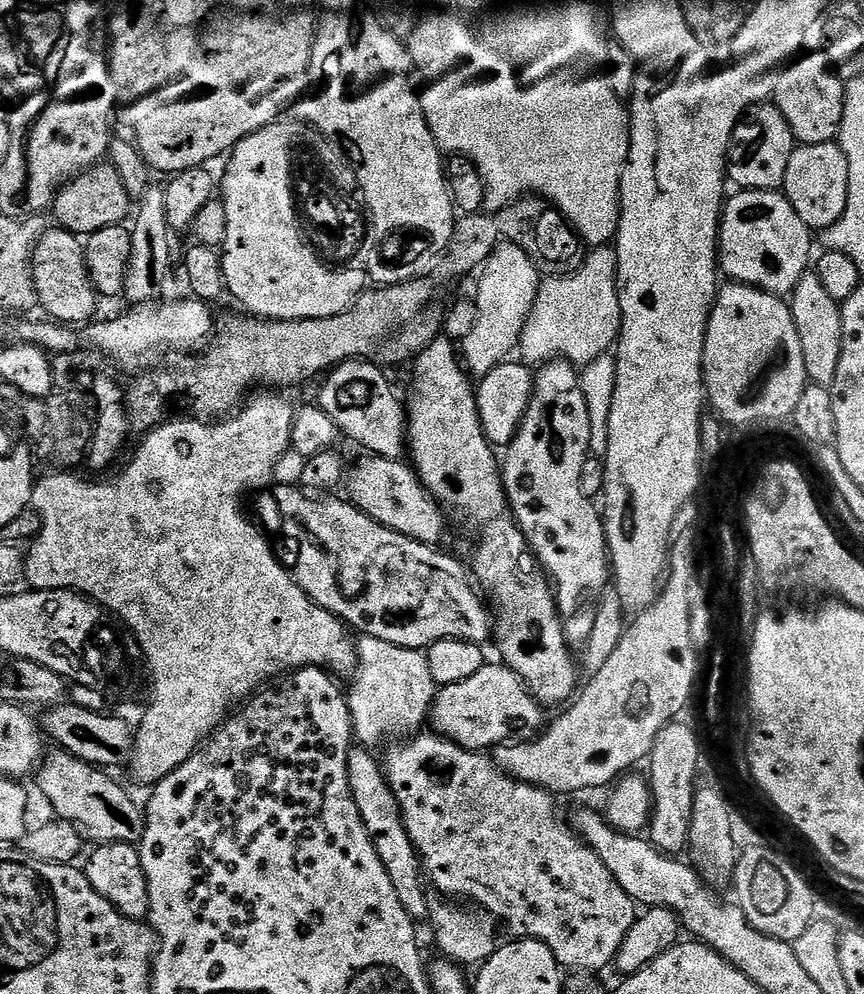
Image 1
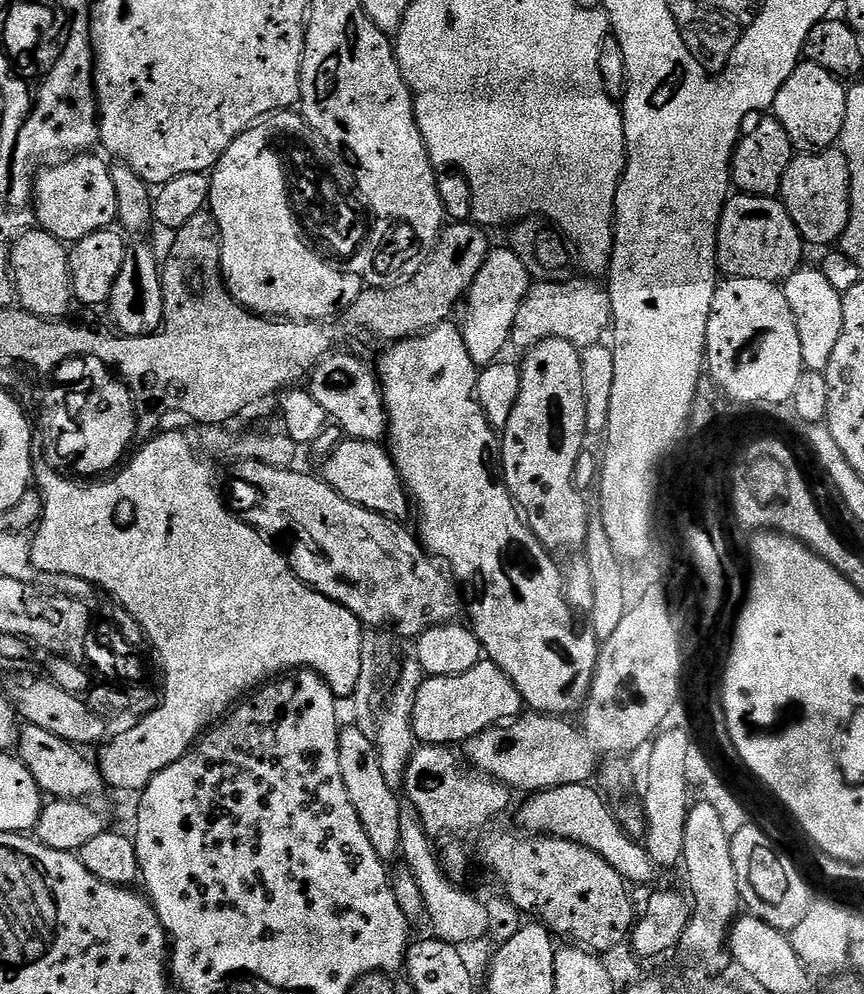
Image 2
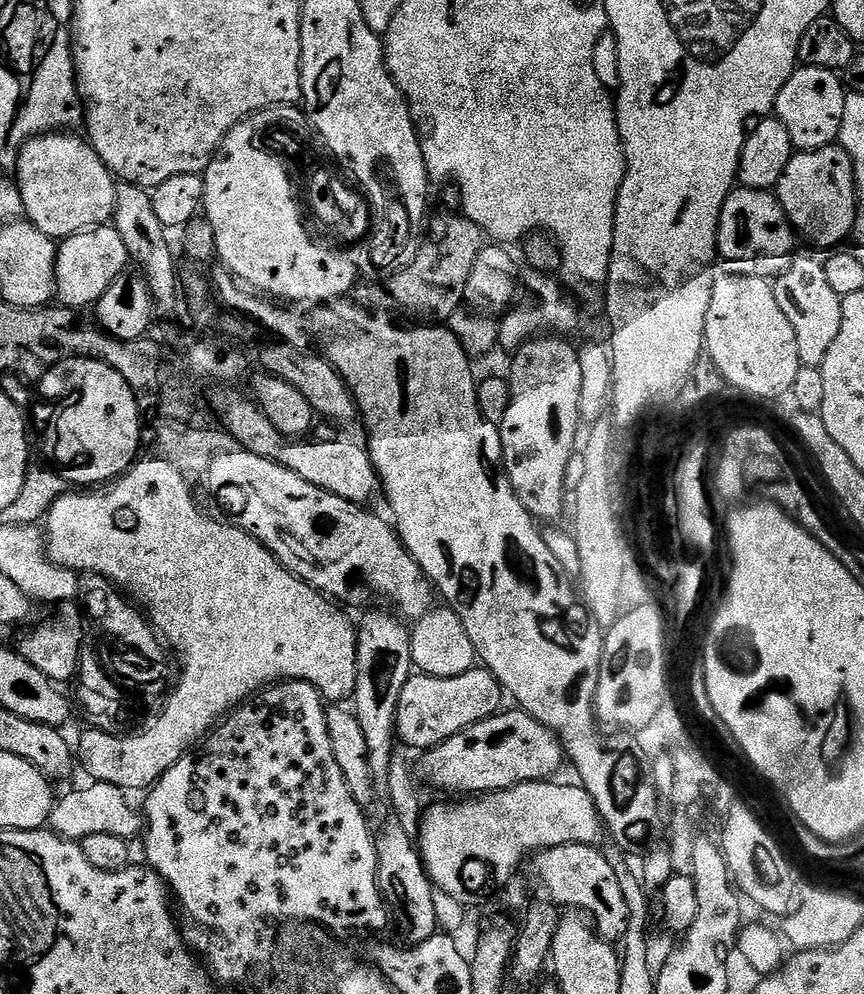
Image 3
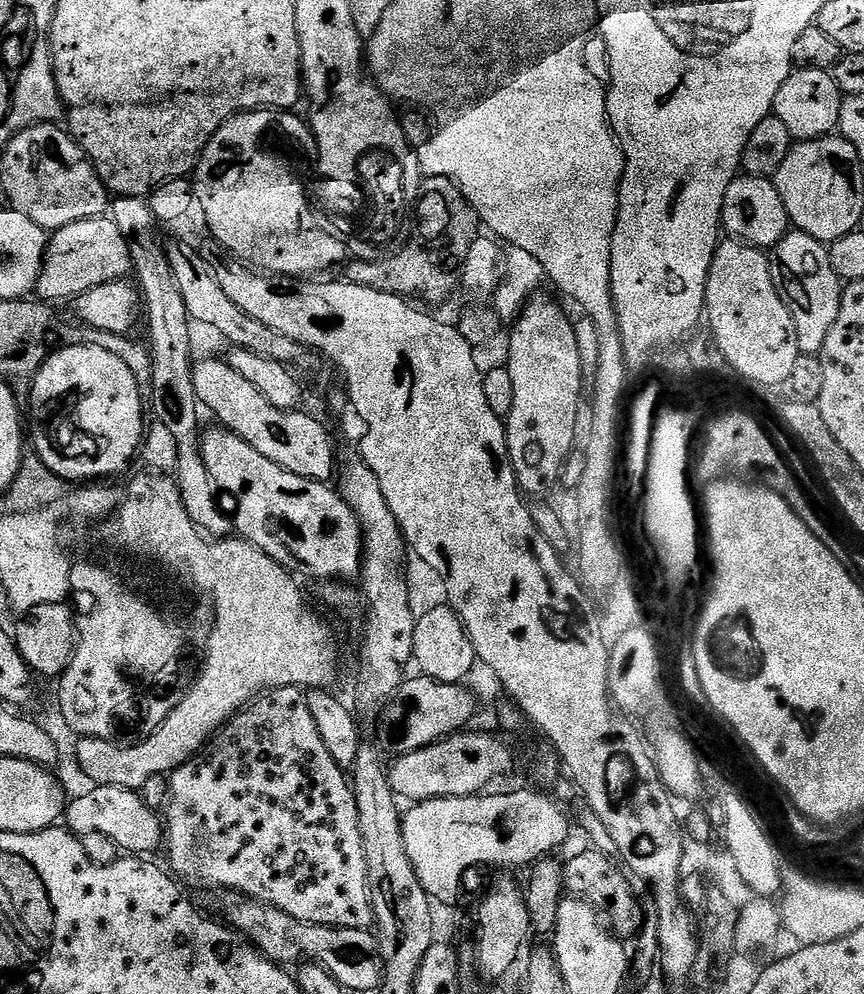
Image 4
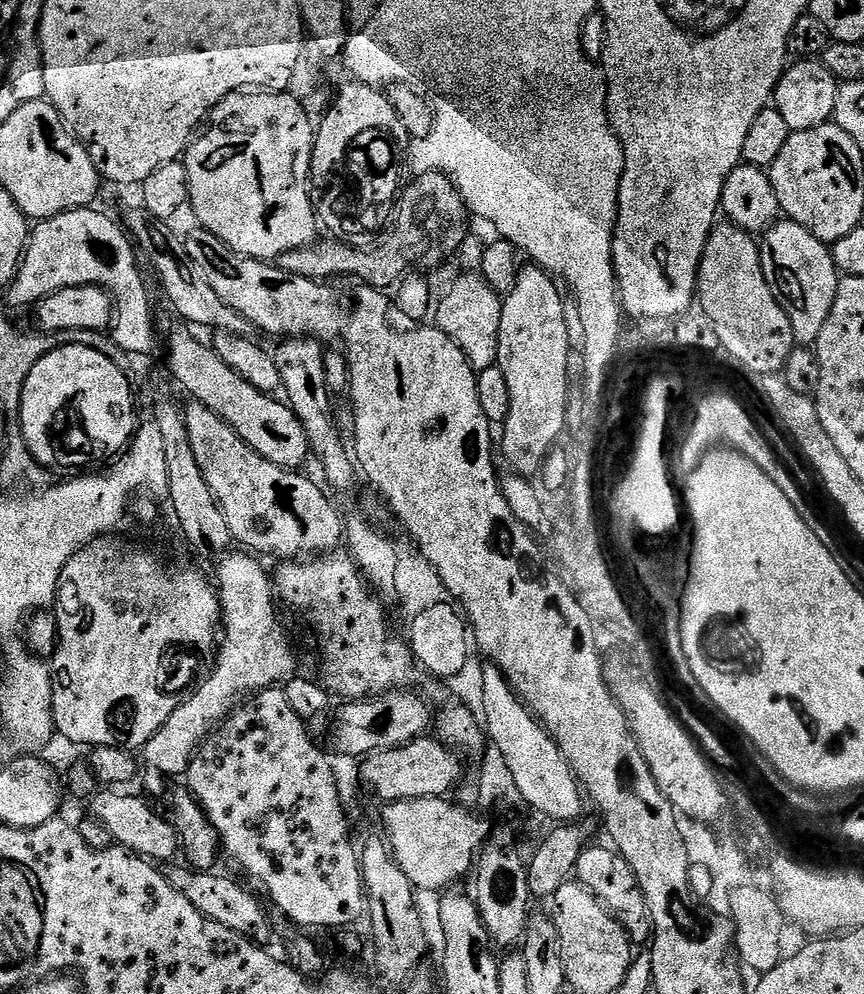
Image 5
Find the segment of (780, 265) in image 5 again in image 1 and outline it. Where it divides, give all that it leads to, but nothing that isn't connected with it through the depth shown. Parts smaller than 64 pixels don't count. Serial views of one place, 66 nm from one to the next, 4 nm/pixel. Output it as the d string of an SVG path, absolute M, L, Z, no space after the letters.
M806 274L800 279L796 289L790 293L792 321L802 342L802 358L806 362L806 374L813 384L830 386L838 370L838 358L842 350L841 305L826 290L819 275Z

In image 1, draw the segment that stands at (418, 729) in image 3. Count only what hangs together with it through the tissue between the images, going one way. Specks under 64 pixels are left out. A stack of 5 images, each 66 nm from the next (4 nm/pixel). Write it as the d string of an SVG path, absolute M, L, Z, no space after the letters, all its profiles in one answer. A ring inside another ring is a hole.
M485 662L480 669L460 682L443 685L431 706L430 724L439 735L448 737L463 748L486 750L503 743L515 728L525 724L539 729L545 723L541 701L537 700L520 679L503 662ZM544 720L544 721L543 721ZM542 723L540 726L539 724ZM489 746L489 748L487 748Z

